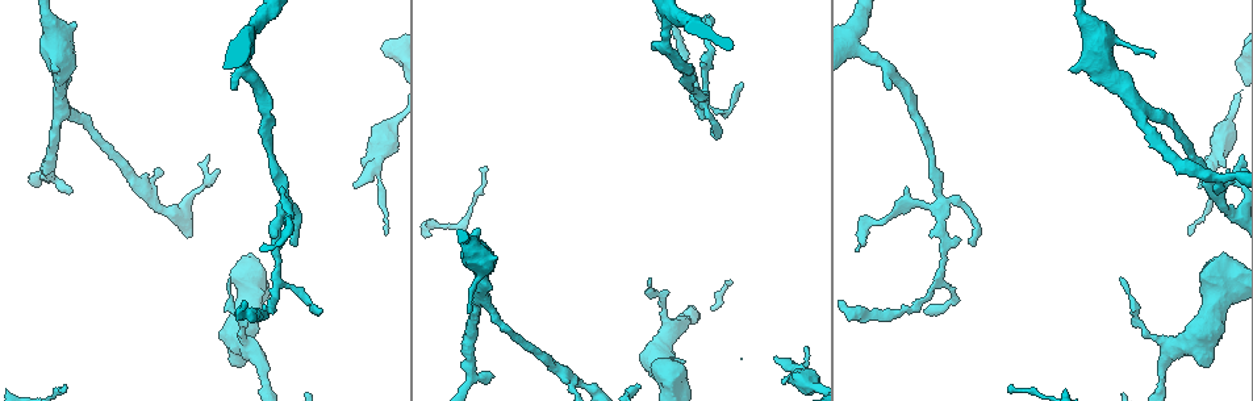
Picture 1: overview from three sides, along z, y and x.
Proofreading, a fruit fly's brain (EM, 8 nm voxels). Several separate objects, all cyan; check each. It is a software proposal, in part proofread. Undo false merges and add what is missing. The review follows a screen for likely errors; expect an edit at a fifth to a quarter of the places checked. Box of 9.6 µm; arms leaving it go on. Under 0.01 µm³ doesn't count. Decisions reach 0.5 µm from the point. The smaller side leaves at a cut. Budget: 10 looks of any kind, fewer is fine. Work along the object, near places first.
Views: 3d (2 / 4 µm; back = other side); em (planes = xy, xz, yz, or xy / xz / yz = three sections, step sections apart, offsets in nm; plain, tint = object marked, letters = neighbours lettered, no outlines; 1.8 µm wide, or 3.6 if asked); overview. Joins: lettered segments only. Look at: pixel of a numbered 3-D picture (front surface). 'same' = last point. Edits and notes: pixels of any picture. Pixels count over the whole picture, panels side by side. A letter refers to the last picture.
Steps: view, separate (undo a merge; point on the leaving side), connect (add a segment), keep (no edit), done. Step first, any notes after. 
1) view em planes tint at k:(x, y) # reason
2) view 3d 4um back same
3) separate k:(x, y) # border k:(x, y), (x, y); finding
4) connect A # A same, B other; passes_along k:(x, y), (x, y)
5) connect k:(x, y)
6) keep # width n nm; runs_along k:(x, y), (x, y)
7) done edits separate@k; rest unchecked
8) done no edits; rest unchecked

view 3d 4um back at 1:(1198, 188) # free end

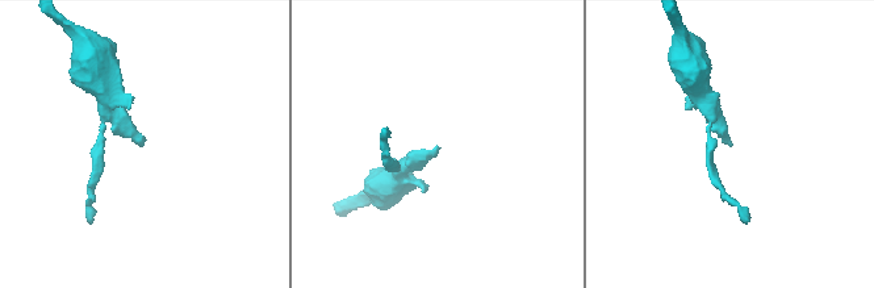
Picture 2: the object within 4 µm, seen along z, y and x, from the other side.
view em 3.6um yz step 4 plain at 2:(436, 145) # now the EM

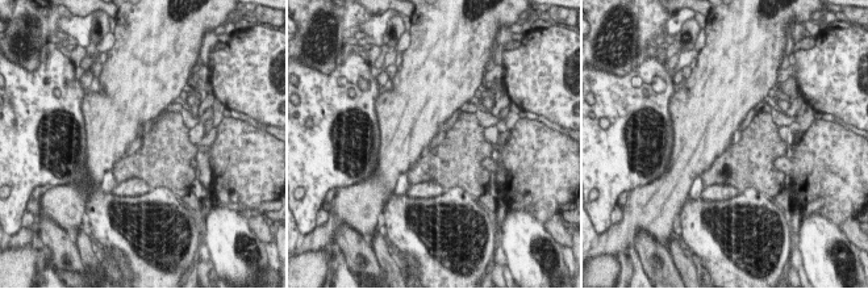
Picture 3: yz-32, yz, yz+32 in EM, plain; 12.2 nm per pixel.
view em 3.6um yz step 4 letters same

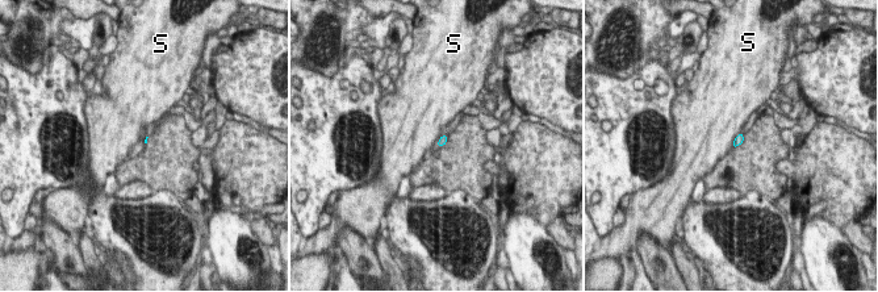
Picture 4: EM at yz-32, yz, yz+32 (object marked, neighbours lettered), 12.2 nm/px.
keep # S other; border 4:(739, 132), (732, 147); none of them fits

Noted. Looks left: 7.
view em xz step 16 tint at 1:(297, 244) # free end

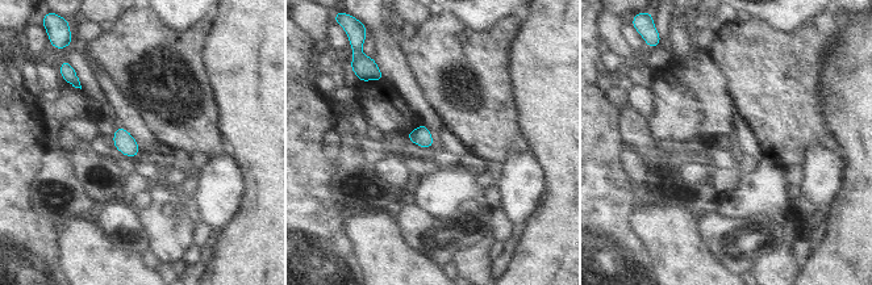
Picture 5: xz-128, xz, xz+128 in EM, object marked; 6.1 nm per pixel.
view em planes letters same

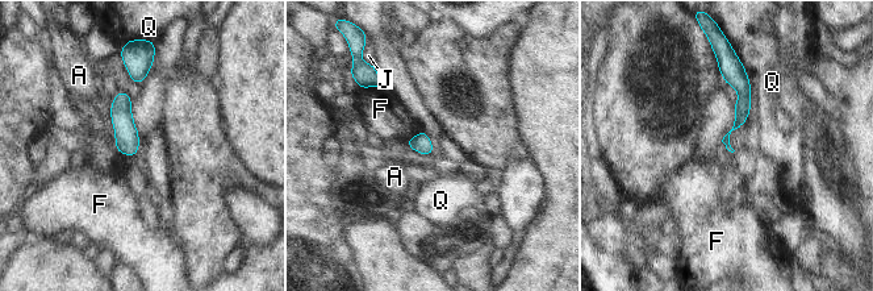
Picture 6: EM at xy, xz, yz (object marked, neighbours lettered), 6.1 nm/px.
keep # A other, F other, J other, Q other; border 6:(383, 86), (366, 87), (363, 90); none of them fits

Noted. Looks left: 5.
view em planes letters at 1:(665, 9) # calibre changes

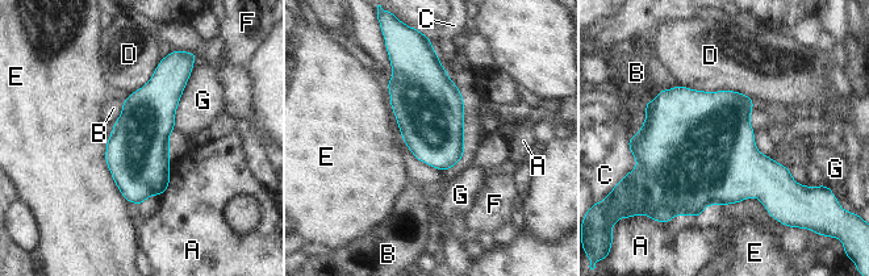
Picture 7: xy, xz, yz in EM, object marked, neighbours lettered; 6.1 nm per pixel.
keep # A other, B other, C other, D other, E other, F other, G other; border 7:(122, 101), (120, 116), (113, 122); one neuron here

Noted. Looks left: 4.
view 3d 2um at 1:(73, 189) # free end

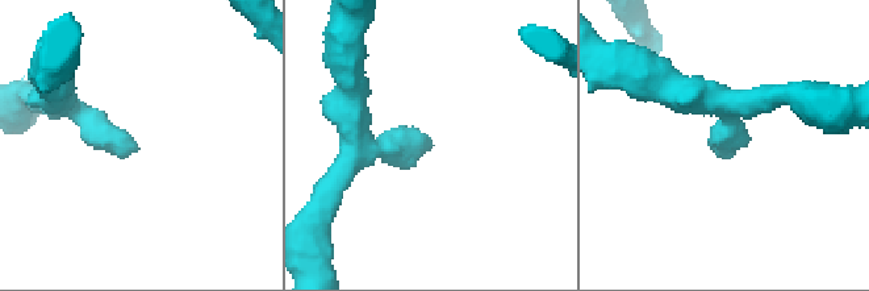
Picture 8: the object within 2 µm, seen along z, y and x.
view em 3.6um planes letters at 8:(728, 147) # need the tissue

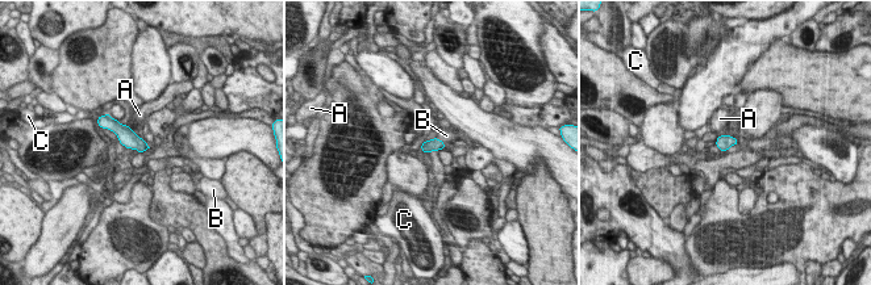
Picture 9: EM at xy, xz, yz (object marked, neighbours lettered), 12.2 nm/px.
connect 9:(446, 135) # A other, B same, C other; it goes on there

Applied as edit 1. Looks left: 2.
done edits connect@9; rest unchecked

